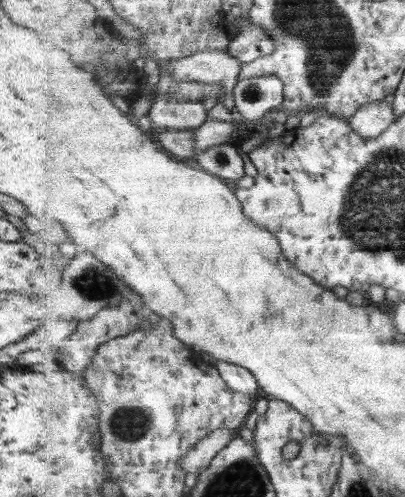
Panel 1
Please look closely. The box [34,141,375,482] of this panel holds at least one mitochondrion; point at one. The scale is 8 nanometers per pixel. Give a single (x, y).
(130, 424)

